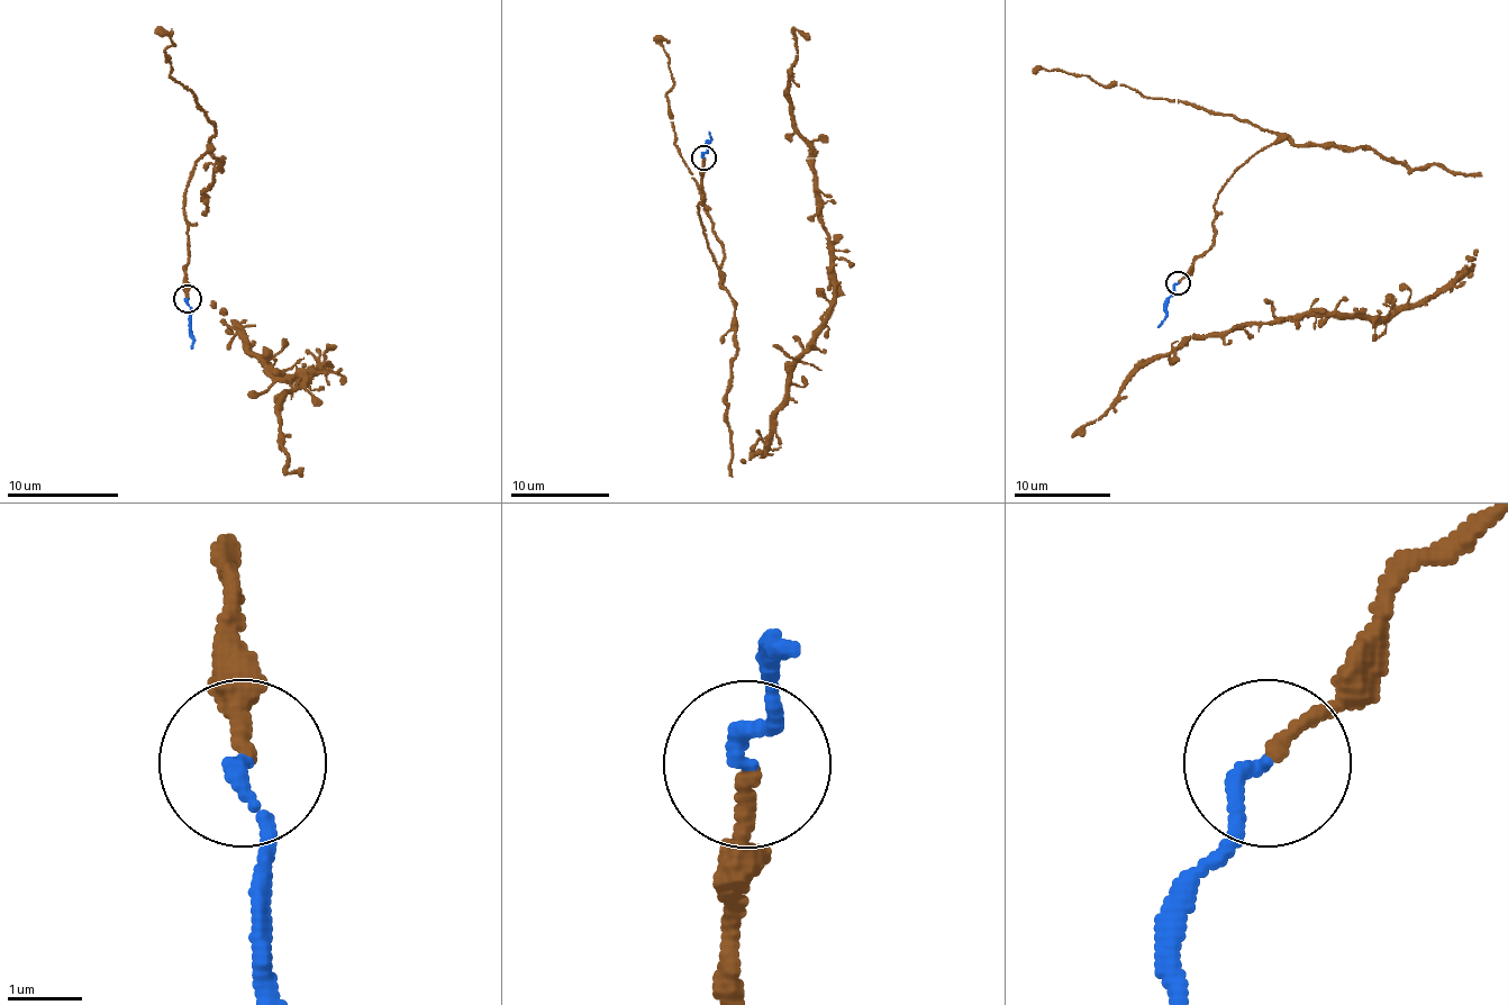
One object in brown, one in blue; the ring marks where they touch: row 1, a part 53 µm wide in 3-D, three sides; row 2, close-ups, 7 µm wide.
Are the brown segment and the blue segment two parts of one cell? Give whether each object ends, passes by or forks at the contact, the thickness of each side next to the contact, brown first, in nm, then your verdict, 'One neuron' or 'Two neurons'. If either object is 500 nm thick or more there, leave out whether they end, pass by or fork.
At the ring brown ends. At the ring blue ends. Thickness 180 nm (brown) against 200 nm. One neuron

